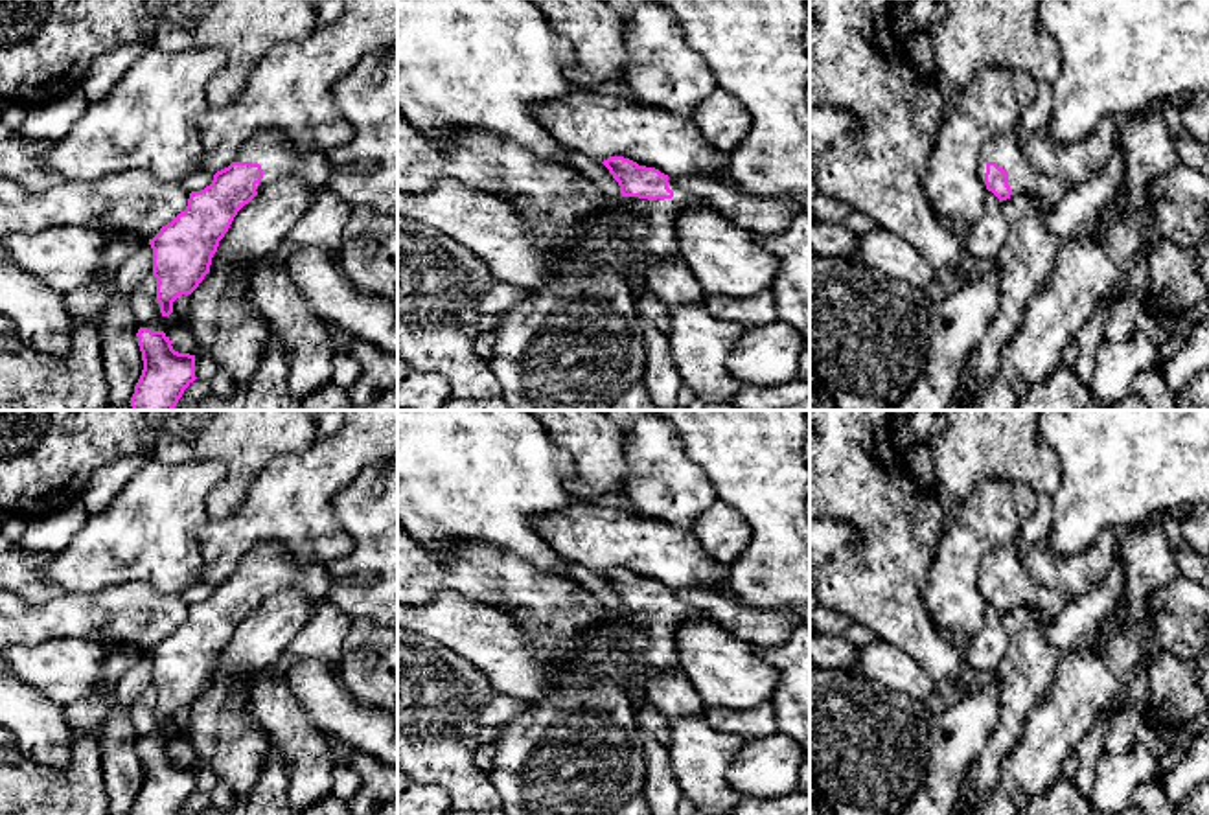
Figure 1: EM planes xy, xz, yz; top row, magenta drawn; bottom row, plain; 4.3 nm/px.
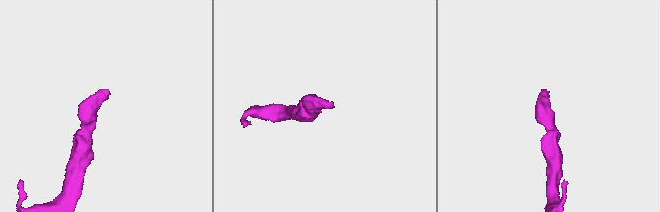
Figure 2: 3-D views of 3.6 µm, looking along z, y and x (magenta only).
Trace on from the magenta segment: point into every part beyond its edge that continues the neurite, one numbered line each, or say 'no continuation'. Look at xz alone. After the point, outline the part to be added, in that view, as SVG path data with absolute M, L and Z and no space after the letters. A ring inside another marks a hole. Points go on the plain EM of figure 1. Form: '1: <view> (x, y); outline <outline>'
1: xz (661, 626); outline M668 589L668 600L674 603L672 611L648 613L639 609L618 609L615 614L611 614L613 622L640 629L648 635L650 646L640 666L648 664L659 670L677 668L677 626L683 620L705 616L701 609L683 600L674 592L674 589Z

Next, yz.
1: yz (1003, 562); outline M1019 535L992 548L983 557L979 565L979 587L984 594L986 576L996 574L1008 585L1012 607L1032 609L1042 624L1051 626L1065 607L1069 594L1060 587L1043 587L1031 578L1025 563L1019 559L1018 539Z

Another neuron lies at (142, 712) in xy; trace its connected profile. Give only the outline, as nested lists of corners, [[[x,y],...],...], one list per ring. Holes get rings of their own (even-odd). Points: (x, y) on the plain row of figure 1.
[[[153,686],[136,697],[129,708],[129,716],[138,736],[149,736],[162,730],[167,730],[171,740],[175,736],[173,725],[169,729],[160,725],[160,716],[156,714],[156,690]]]

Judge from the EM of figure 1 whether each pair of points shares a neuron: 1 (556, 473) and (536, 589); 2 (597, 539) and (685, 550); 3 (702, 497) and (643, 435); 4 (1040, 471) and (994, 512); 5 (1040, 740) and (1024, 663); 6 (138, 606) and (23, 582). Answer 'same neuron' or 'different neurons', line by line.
1: different neurons
2: same neuron
3: same neuron
4: different neurons
5: different neurons
6: different neurons

